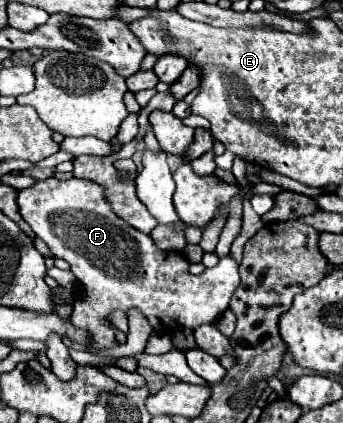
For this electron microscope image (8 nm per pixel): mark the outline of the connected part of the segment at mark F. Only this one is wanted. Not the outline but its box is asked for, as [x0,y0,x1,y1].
[17,178,239,350]

